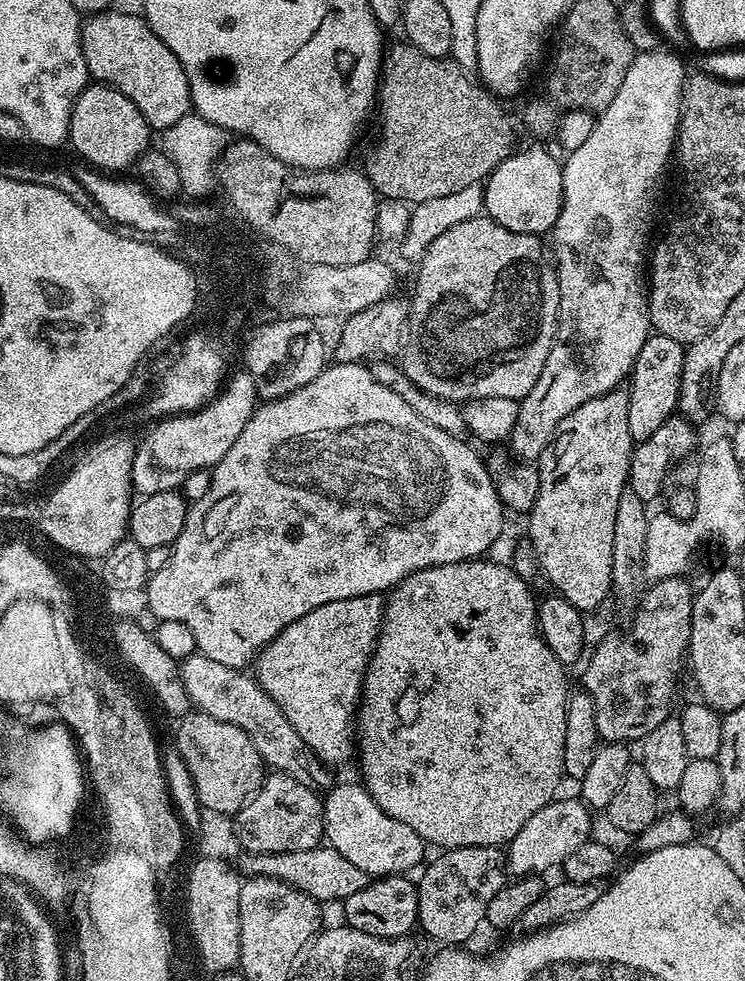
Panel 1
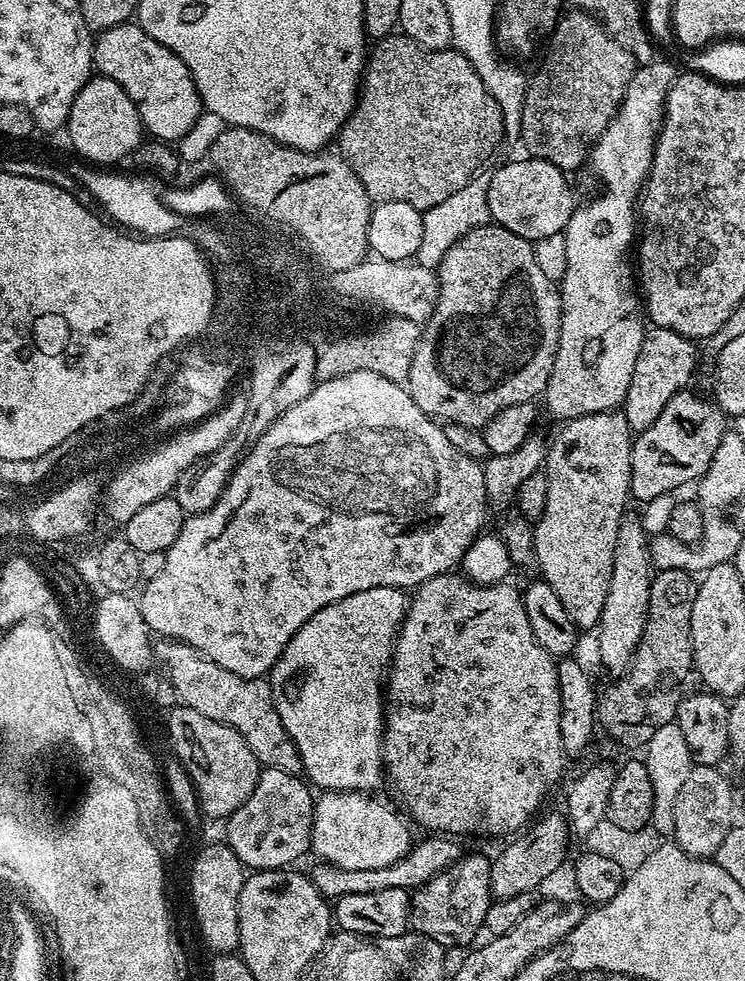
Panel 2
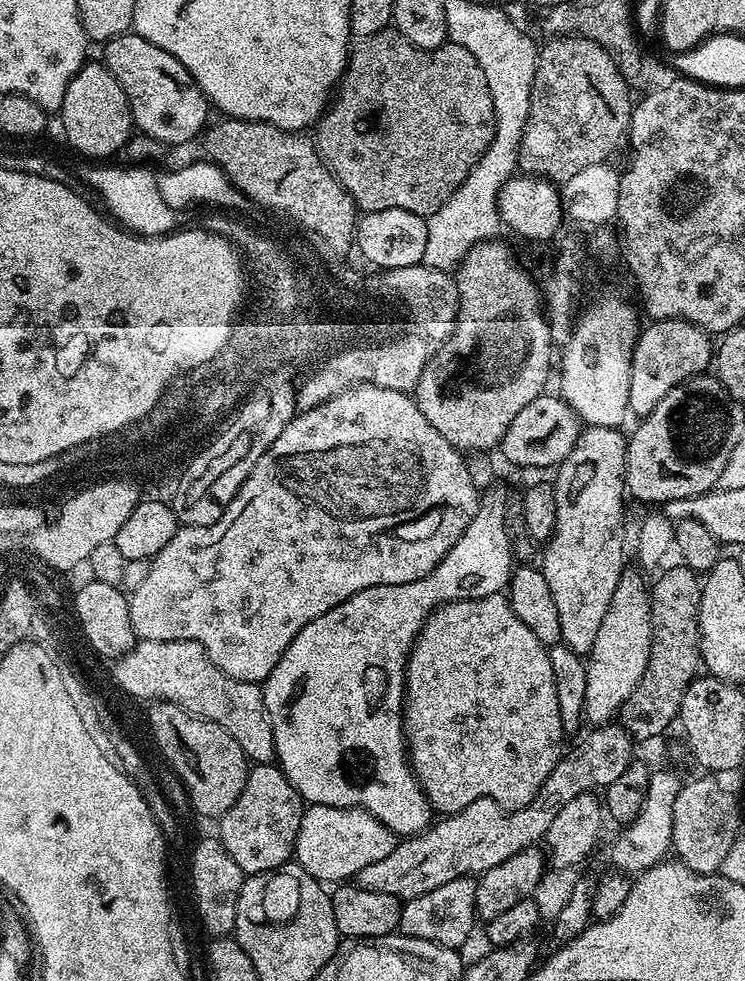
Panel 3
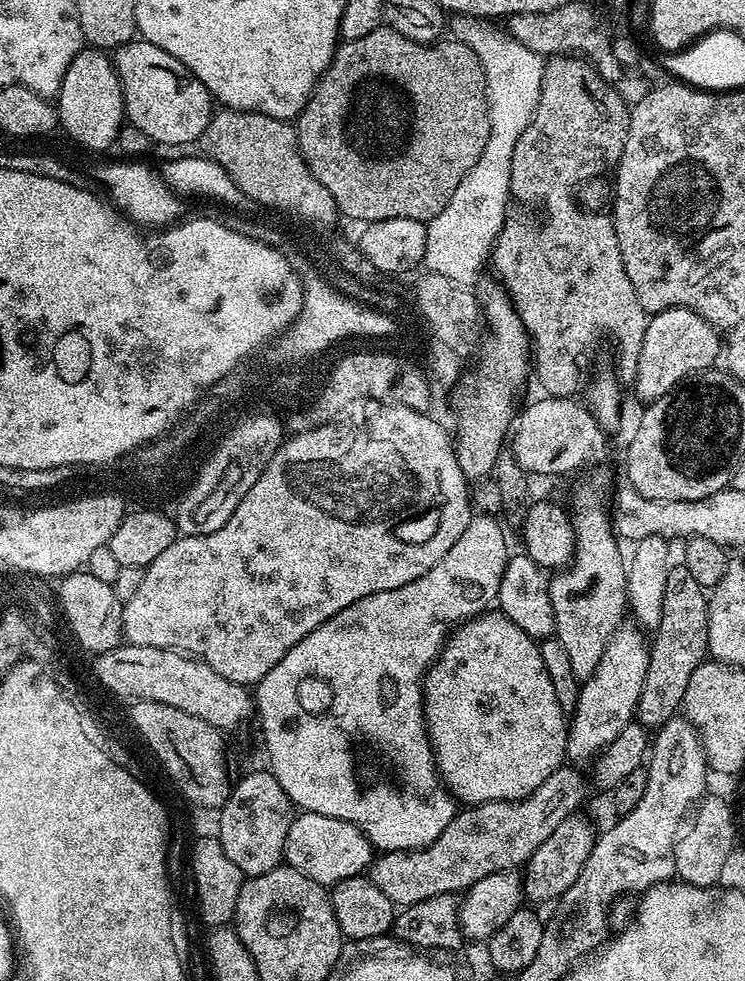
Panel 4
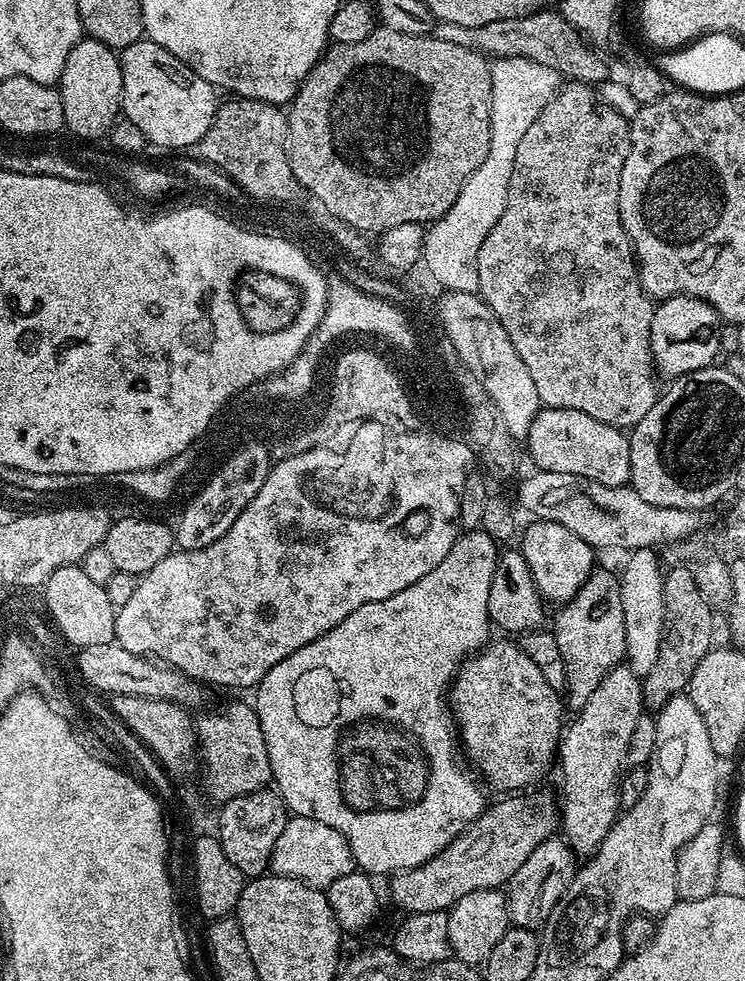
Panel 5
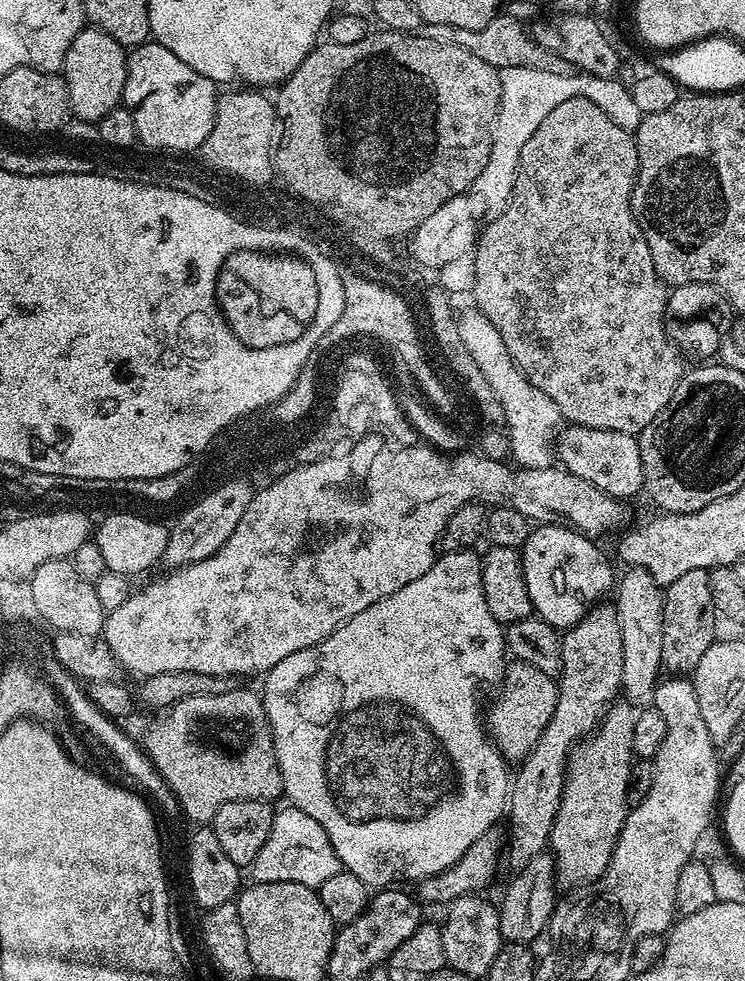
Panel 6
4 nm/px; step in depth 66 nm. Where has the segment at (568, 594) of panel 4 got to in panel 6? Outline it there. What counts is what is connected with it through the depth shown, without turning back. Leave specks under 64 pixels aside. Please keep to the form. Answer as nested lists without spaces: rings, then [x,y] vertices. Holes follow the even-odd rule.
[[[597,602],[593,604],[589,612],[578,621],[574,627],[567,629],[563,633],[560,645],[562,646],[562,670],[558,677],[558,683],[556,689],[558,690],[558,702],[554,706],[554,714],[550,718],[550,722],[546,726],[546,730],[542,732],[542,738],[538,738],[538,742],[534,746],[534,750],[529,754],[526,759],[519,765],[520,773],[515,773],[514,779],[510,784],[510,803],[506,808],[506,820],[512,823],[512,836],[510,832],[510,843],[506,848],[506,856],[516,863],[516,866],[523,866],[528,861],[535,858],[535,856],[541,855],[549,847],[550,837],[552,834],[552,827],[554,826],[554,818],[558,814],[558,808],[562,802],[562,794],[564,793],[564,776],[568,772],[568,754],[580,743],[581,740],[592,735],[596,731],[597,726],[600,725],[600,719],[604,717],[604,713],[608,711],[608,708],[617,699],[618,693],[621,691],[623,664],[622,664],[622,633],[619,630],[618,614],[616,613],[615,603],[612,602]]]

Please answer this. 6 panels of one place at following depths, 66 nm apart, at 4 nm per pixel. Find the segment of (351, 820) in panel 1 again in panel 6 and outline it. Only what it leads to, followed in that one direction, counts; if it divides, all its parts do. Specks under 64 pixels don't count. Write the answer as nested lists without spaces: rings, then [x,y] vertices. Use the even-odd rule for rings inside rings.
[[[284,806],[284,809],[277,811],[272,818],[270,826],[270,838],[266,838],[266,843],[262,845],[262,850],[258,850],[258,858],[254,858],[254,862],[250,865],[251,879],[255,883],[262,882],[298,882],[307,888],[319,890],[322,882],[327,882],[329,878],[334,878],[334,874],[338,874],[342,870],[342,865],[338,854],[334,854],[334,846],[330,844],[330,838],[326,834],[326,830],[322,830],[322,826],[318,826],[318,822],[314,822],[314,818],[310,818],[310,814],[302,814],[302,810],[291,806]]]

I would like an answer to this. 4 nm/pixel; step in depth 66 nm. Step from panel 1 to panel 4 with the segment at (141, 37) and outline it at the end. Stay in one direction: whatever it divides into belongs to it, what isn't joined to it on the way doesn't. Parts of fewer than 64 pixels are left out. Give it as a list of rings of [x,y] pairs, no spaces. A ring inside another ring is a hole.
[[[134,38],[115,49],[114,63],[124,91],[124,115],[131,127],[142,130],[142,134],[155,143],[157,140],[160,144],[195,145],[199,141],[202,130],[206,130],[212,117],[214,101],[204,83],[186,66],[182,66],[174,54],[166,54],[166,50],[154,46],[149,40]]]

